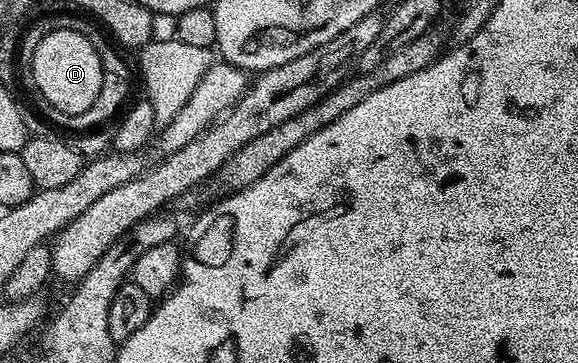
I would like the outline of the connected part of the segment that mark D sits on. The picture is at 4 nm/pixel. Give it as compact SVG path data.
M57 30L45 36L37 44L32 56L33 80L45 100L57 108L57 112L80 114L85 112L97 99L105 71L97 49L80 32Z

